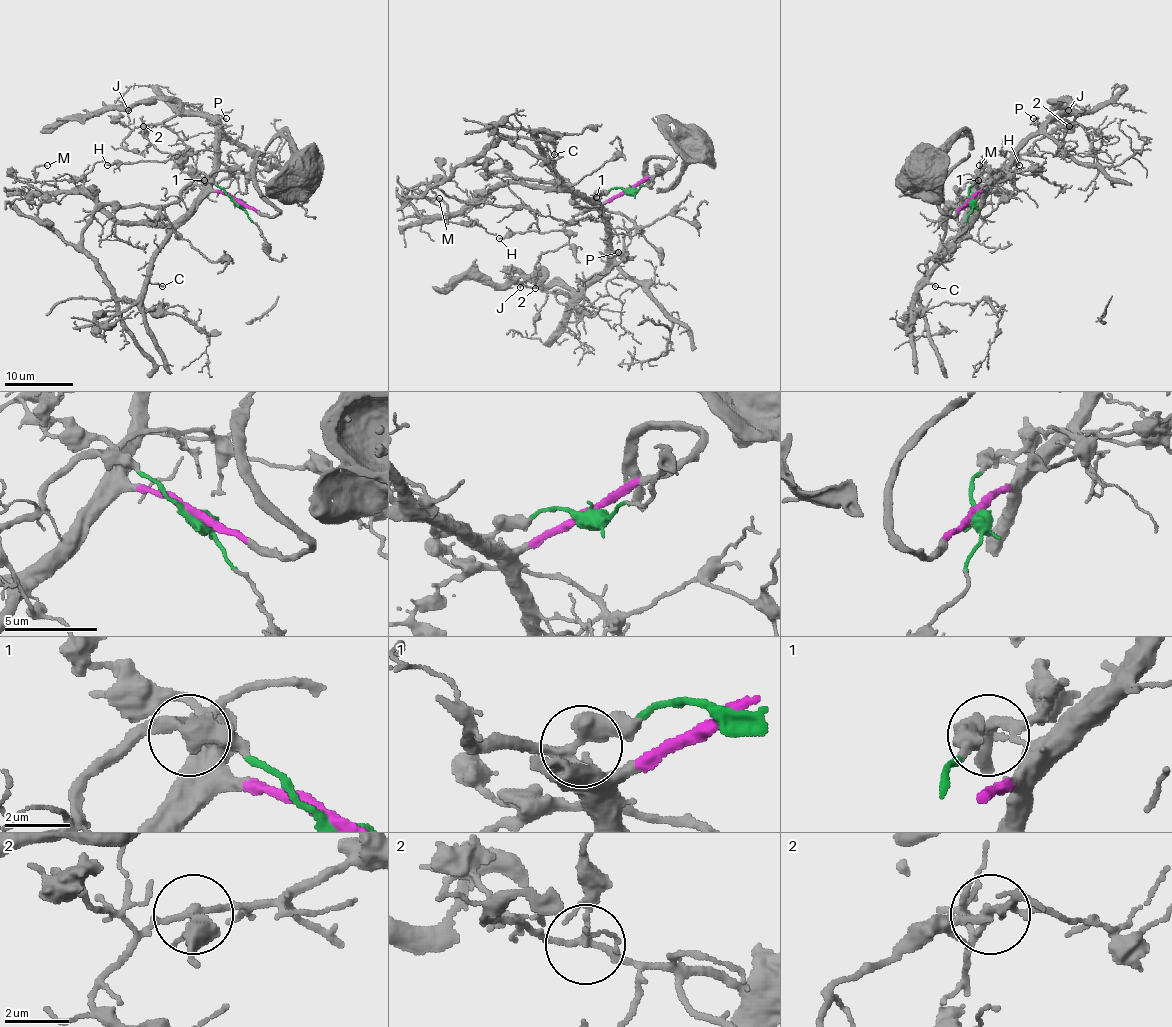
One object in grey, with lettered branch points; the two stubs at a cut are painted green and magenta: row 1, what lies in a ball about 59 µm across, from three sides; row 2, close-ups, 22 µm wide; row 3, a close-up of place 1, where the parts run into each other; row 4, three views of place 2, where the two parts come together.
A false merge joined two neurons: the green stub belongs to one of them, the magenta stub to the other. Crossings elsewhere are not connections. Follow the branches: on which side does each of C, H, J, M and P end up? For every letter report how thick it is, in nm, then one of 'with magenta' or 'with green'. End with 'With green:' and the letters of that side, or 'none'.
C: 110 nm thick; with magenta
H: 150 nm thick; with green
J: 100 nm thick; with magenta
M: 120 nm thick; with magenta
P: 140 nm thick; with magenta
With green: H

